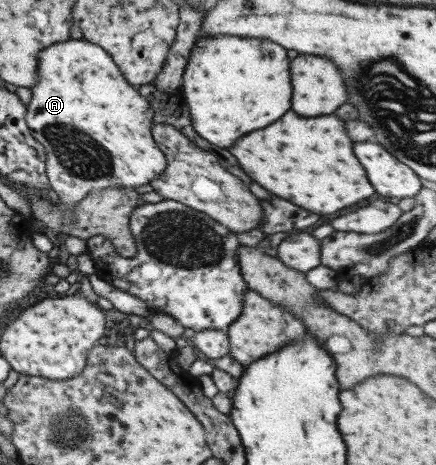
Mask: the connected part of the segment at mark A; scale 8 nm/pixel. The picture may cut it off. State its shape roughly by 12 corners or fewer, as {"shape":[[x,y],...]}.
{"shape":[[81,39],[38,55],[26,124],[67,211],[167,167],[153,109]]}

